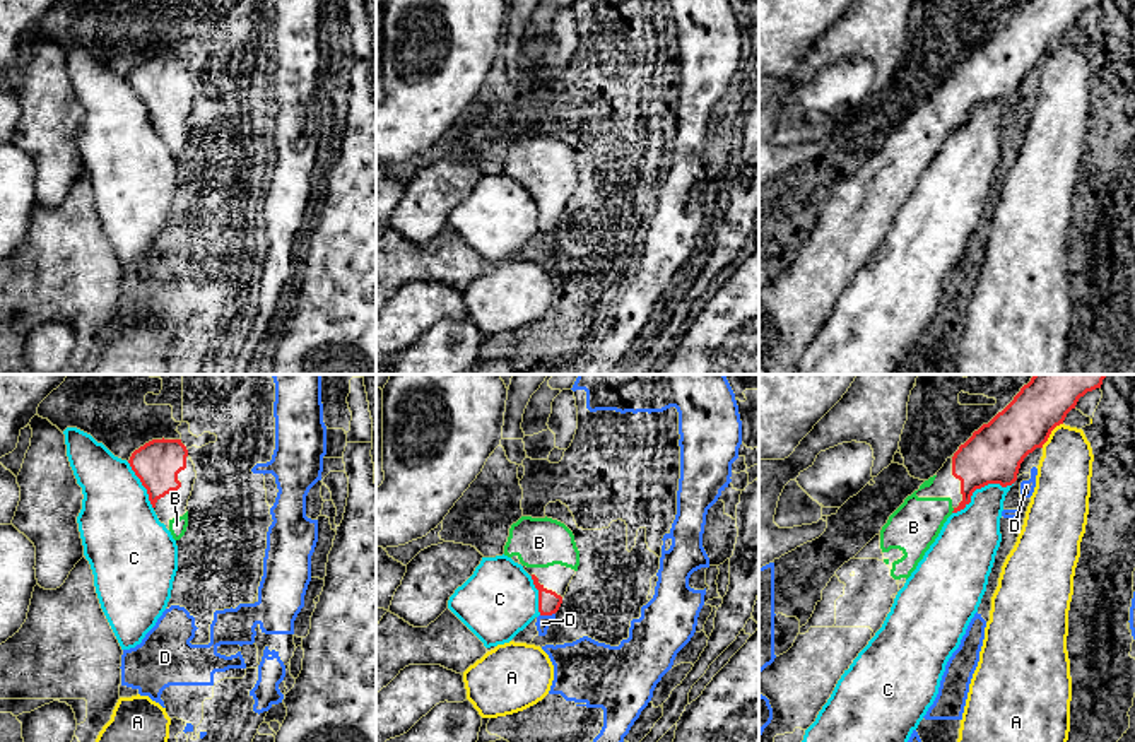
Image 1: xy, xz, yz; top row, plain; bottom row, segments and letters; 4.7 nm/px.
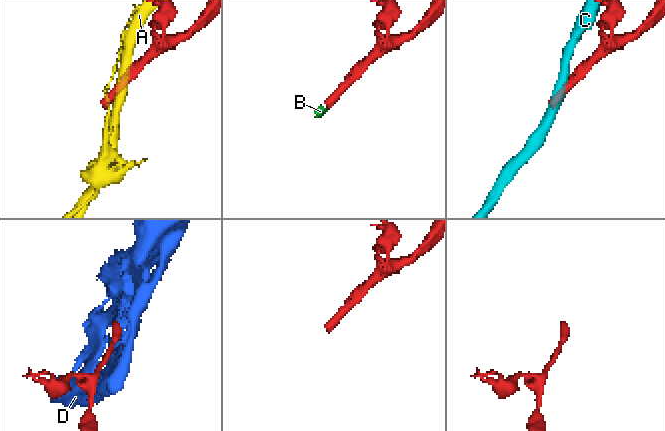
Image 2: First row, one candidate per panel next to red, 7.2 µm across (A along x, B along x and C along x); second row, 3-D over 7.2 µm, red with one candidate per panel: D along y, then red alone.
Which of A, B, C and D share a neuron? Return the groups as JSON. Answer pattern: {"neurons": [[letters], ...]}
{"neurons": [["A"], ["B"], ["C"], ["D"]]}

